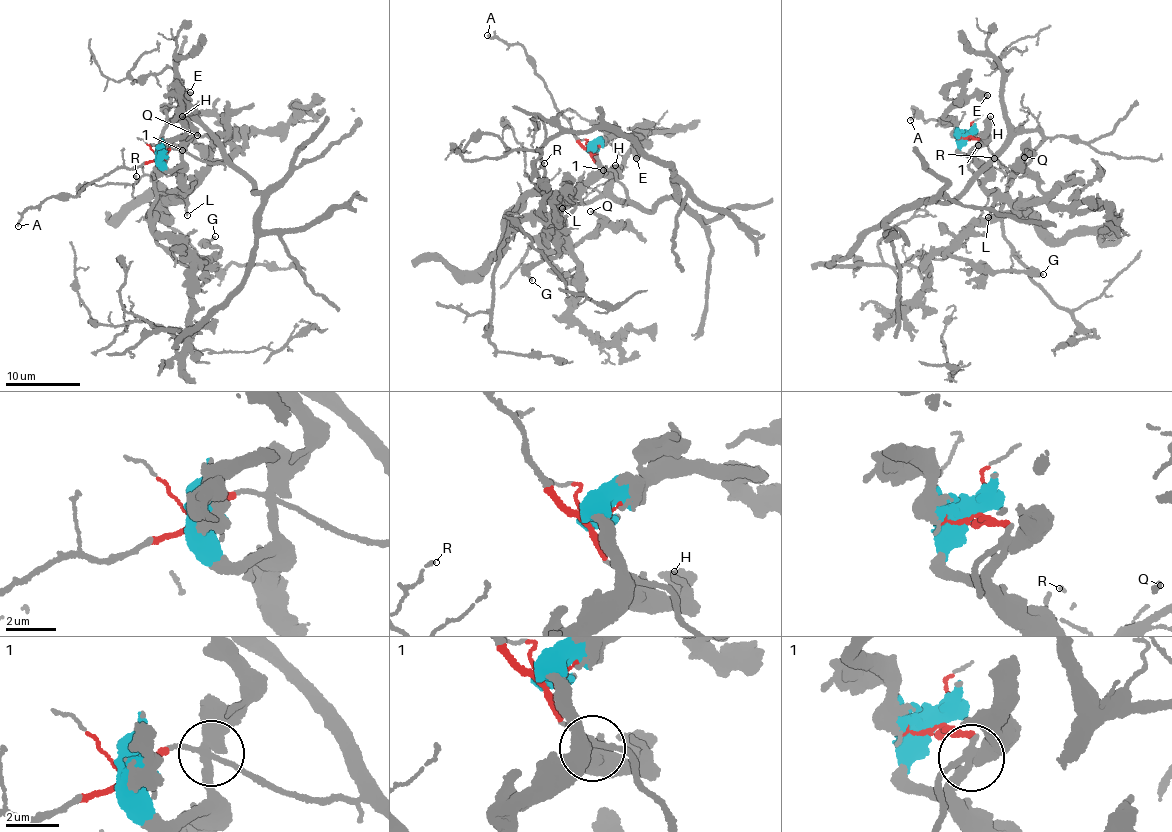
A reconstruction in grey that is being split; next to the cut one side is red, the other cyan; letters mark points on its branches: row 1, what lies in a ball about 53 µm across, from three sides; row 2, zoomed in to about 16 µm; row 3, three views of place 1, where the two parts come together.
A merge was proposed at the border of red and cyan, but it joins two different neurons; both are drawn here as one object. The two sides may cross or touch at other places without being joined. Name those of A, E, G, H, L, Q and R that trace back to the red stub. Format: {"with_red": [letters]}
{"with_red": ["A", "R"]}

